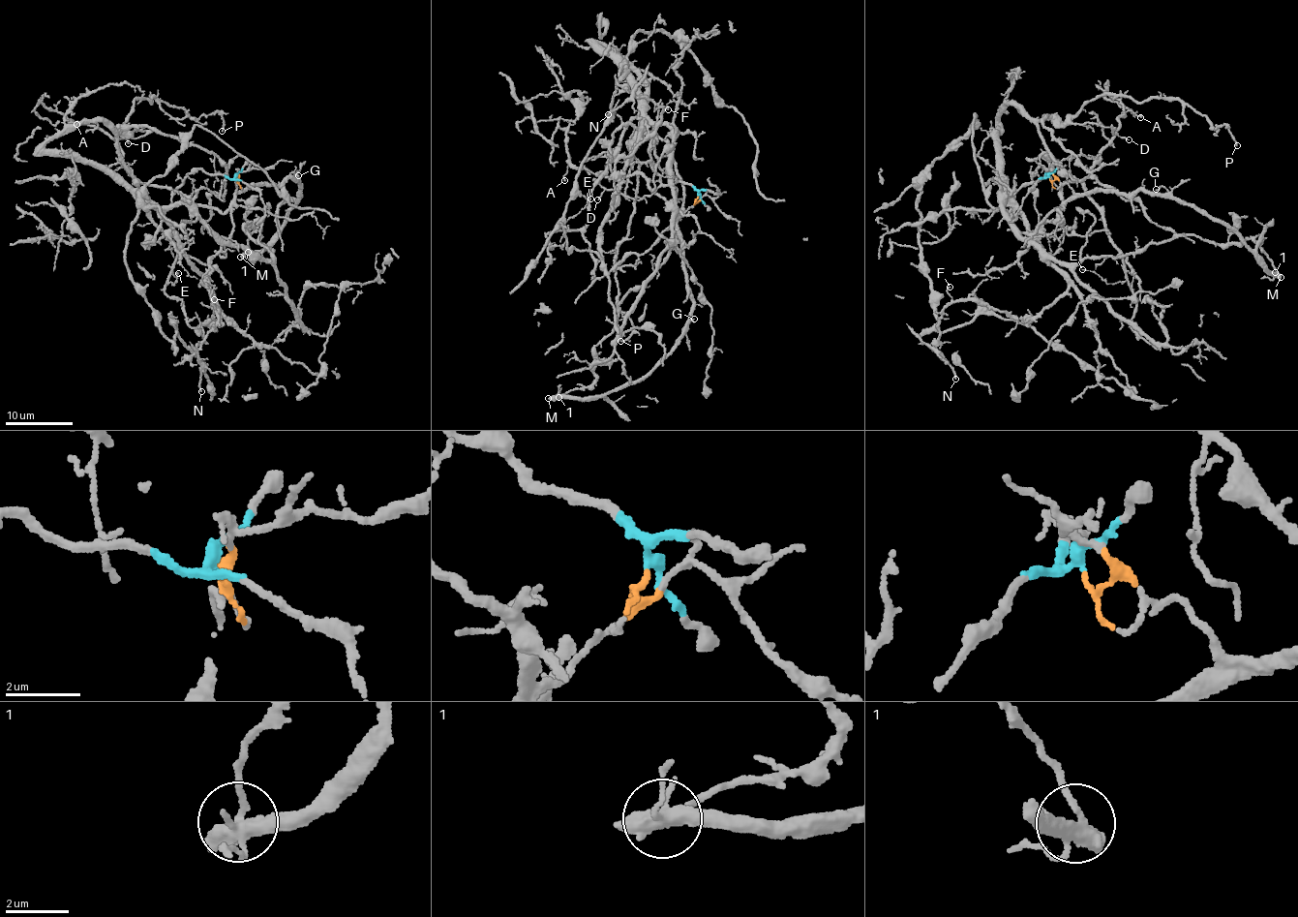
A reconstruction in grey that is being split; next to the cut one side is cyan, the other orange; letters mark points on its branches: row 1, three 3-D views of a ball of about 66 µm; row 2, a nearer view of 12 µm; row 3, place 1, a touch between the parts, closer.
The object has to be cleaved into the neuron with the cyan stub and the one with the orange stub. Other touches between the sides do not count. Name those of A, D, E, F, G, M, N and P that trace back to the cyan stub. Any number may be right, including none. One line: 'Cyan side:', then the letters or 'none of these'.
Cyan side: E, F, N, P

